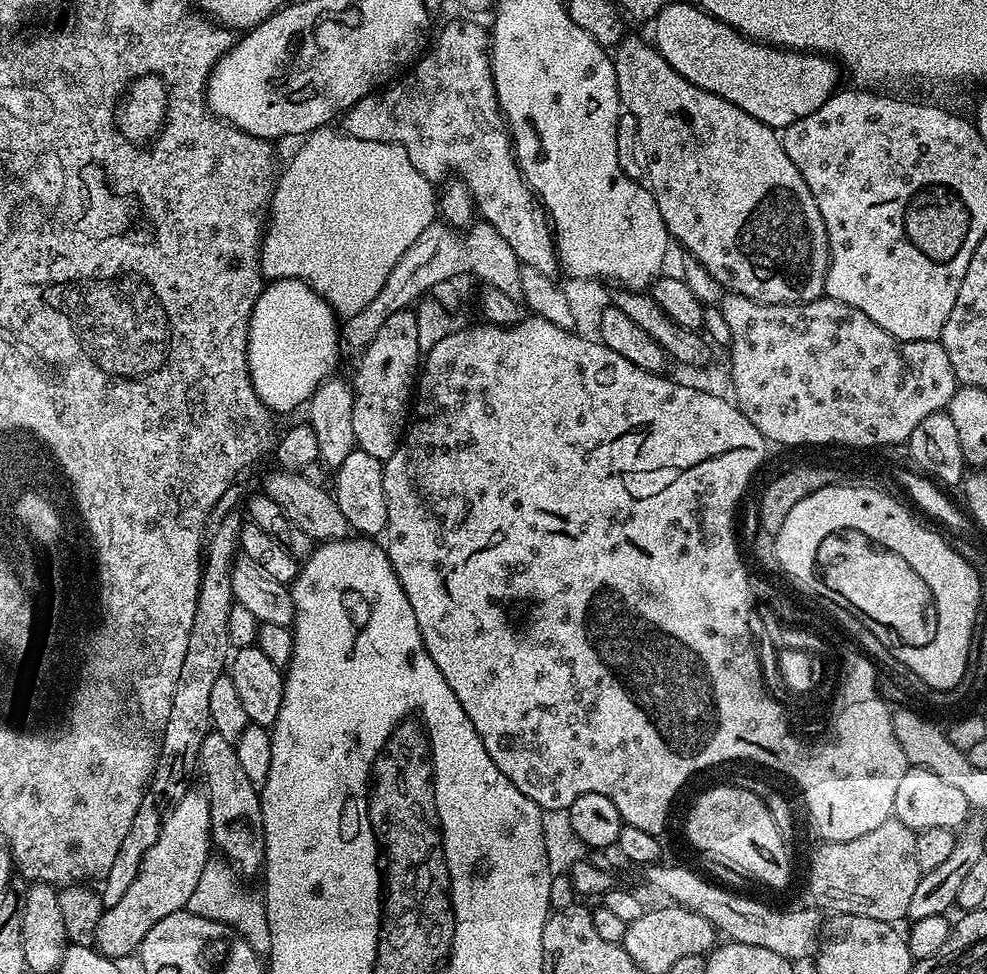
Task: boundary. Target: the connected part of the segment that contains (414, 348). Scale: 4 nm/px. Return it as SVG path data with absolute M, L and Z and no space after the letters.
M412 310L395 312L386 318L371 344L363 349L356 377L350 383L354 389L354 438L356 447L387 458L394 454L410 420L410 405L418 383L418 369L422 364L422 349L418 342L418 322Z

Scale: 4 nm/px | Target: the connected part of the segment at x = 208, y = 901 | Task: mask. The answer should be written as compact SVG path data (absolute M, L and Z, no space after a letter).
M220 858L209 859L202 870L202 878L198 878L198 886L194 886L194 894L190 894L187 911L198 914L202 918L217 920L235 928L236 933L246 938L246 942L261 954L270 950L270 922L266 918L263 899L252 892L247 892L236 881L237 869Z

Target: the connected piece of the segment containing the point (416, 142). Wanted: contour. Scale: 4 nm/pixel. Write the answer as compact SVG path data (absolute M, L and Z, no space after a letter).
M456 20L446 25L437 36L435 33L430 47L411 65L410 70L405 71L395 82L361 98L354 107L343 113L343 120L343 131L354 138L402 146L406 154L410 154L410 162L414 162L416 169L427 180L444 182L451 177L448 176L451 172L457 172L460 175L457 177L470 190L477 213L487 224L494 226L502 238L506 238L510 250L514 250L521 265L532 266L551 277L557 275L556 241L548 213L520 173L508 125L504 113L500 111L492 77L490 36L485 25L483 28L472 20Z

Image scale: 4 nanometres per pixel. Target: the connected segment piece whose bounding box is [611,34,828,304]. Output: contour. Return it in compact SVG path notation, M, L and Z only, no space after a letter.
M632 34L625 35L619 44L615 45L614 51L611 53L612 65L614 66L614 74L618 82L618 94L620 95L620 103L630 115L636 119L636 144L640 147L640 152L644 155L644 168L648 171L647 187L650 189L652 197L658 202L658 210L662 214L662 218L668 227L668 235L673 241L676 240L682 244L689 255L705 267L710 275L723 285L725 289L737 292L758 302L759 304L805 304L811 300L818 300L824 296L824 283L826 282L826 270L828 269L828 235L826 234L826 222L822 222L822 214L818 214L818 202L814 202L814 194L810 194L810 186L806 186L806 178L802 178L802 174L798 170L798 166L794 166L794 162L790 162L790 154L786 154L784 149L784 141L778 135L777 129L772 128L769 124L758 122L758 118L754 118L750 114L746 114L746 110L742 110L738 106L734 106L734 102L726 102L726 98L722 98L718 94L714 94L710 90L702 90L698 86L694 86L694 82L690 82L686 78L682 78L682 74L678 74L678 70L674 70L670 66L670 62L666 62L666 58L662 58L662 54L651 43L648 44L644 40Z

